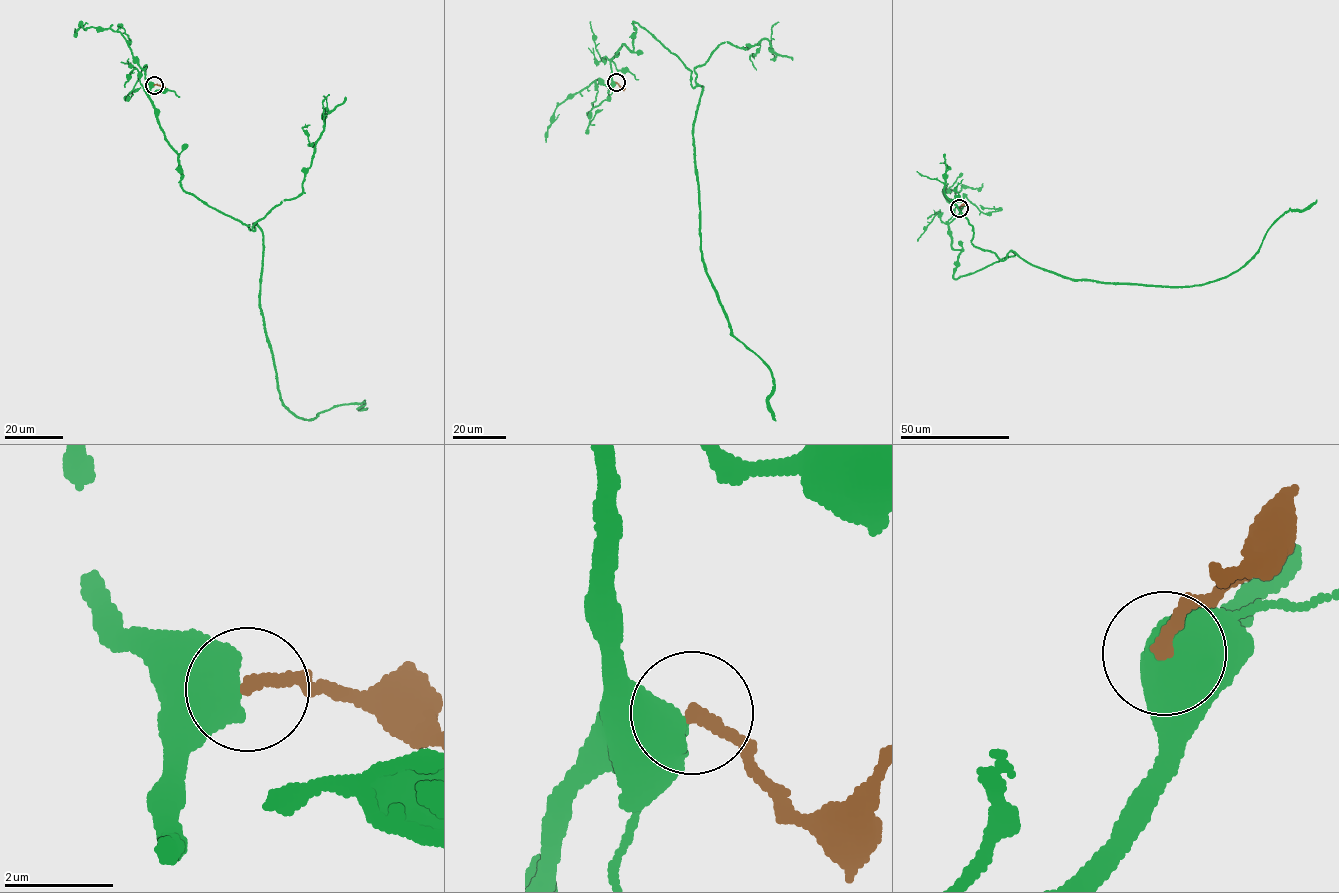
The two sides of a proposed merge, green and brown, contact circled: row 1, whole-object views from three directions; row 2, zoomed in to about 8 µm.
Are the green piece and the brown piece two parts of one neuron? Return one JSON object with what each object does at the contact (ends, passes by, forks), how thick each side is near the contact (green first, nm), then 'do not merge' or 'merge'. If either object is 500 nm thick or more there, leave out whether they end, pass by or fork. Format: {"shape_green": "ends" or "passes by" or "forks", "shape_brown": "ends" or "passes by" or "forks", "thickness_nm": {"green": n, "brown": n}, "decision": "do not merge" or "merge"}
{"thickness_nm": {"green": 750, "brown": 240}, "decision": "do not merge"}

